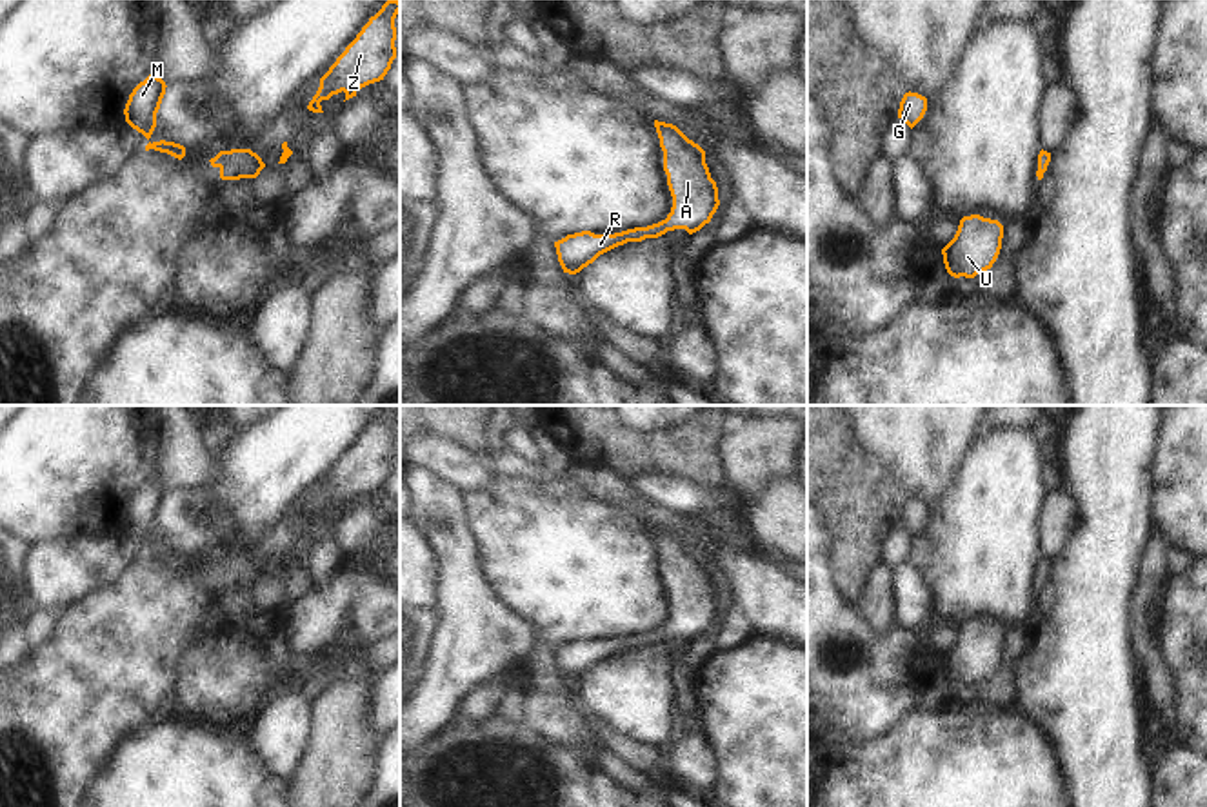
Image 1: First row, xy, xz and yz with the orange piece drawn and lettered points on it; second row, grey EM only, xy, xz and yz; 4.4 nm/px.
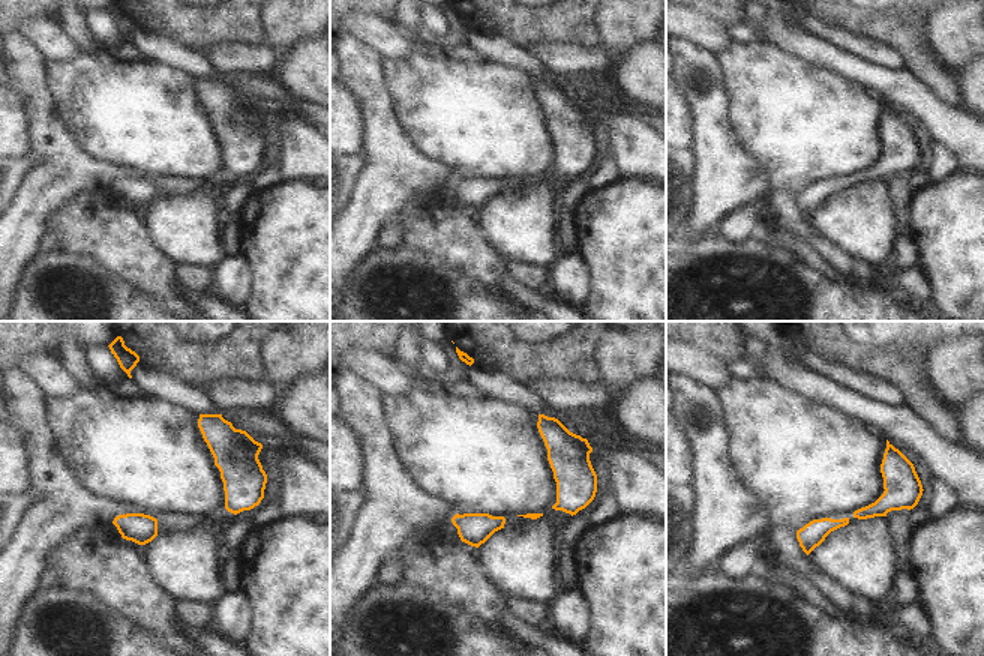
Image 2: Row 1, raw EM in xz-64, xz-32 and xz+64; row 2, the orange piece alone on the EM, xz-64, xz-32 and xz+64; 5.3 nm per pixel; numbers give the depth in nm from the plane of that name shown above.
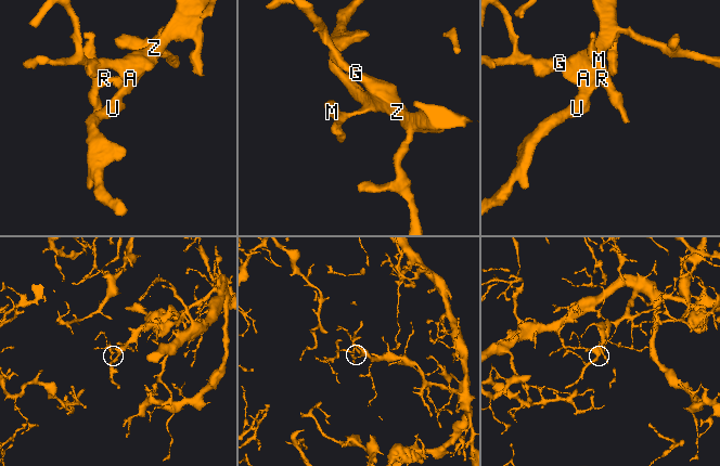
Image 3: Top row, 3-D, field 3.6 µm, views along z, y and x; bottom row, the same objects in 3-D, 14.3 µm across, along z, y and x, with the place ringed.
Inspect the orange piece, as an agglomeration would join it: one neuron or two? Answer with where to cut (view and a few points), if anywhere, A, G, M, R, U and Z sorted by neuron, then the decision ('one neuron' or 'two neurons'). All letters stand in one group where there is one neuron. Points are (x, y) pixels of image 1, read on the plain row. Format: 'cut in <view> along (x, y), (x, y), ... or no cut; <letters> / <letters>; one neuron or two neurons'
no cut; A G M R U Z; one neuron

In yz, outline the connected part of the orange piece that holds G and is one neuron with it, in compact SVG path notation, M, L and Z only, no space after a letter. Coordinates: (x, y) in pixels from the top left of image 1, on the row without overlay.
M909 498L900 509L898 525L902 525L913 536L923 525L925 518L927 505Z

